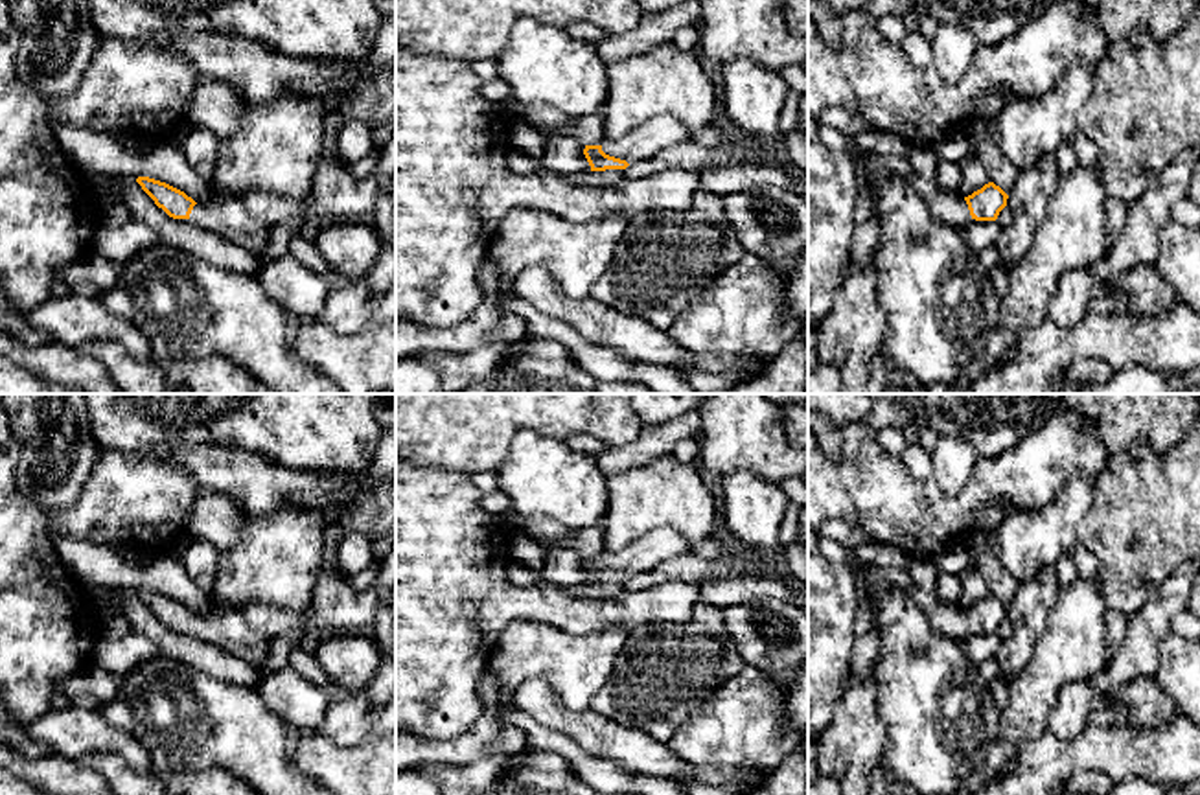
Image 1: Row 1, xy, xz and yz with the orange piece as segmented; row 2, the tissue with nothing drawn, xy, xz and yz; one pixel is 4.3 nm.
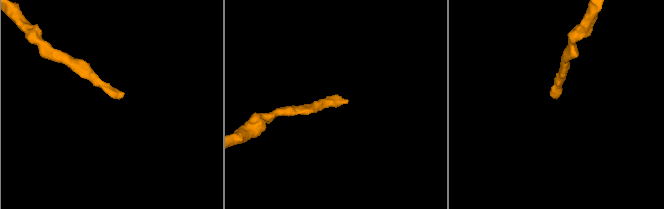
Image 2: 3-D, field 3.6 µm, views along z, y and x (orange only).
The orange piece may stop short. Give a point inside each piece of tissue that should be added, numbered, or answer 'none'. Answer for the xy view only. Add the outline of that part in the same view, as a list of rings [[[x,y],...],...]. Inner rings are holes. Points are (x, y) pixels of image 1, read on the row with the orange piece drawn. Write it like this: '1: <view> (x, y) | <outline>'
1: xy (230, 219) | [[[228,199],[217,206],[197,202],[190,221],[260,256],[269,243],[271,226],[252,215],[241,199]]]

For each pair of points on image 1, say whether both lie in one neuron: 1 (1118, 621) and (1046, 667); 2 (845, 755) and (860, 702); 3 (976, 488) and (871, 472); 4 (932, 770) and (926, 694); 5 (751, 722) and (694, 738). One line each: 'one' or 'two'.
1: two
2: one
3: one
4: one
5: one

